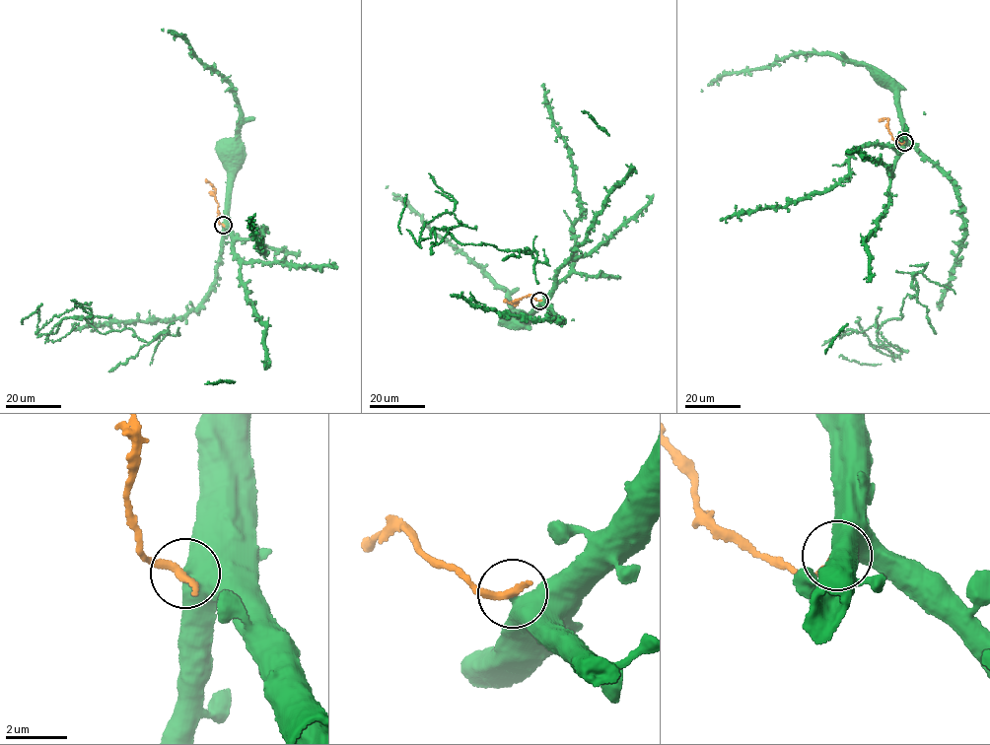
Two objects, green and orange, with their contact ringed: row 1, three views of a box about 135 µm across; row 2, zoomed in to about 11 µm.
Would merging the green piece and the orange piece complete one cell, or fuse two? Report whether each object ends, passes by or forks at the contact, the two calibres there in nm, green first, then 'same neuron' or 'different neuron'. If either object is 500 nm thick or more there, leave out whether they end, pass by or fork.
calibres 550 and 320 nm; different neuron

